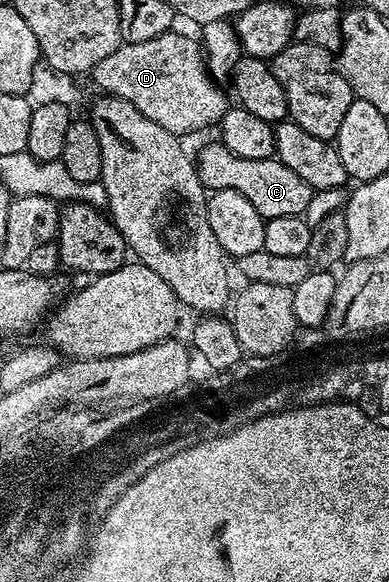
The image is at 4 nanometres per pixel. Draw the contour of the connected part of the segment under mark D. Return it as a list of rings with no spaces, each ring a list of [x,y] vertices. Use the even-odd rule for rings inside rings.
[[[178,31],[162,33],[157,39],[149,39],[145,43],[120,45],[117,51],[113,51],[113,55],[97,63],[97,67],[91,70],[89,77],[90,80],[95,80],[97,88],[103,89],[99,91],[112,97],[128,100],[141,111],[141,114],[145,115],[146,119],[151,119],[158,126],[176,135],[195,133],[198,129],[209,128],[210,125],[211,128],[218,126],[229,108],[226,95],[219,90],[222,88],[207,72],[207,62],[200,42]]]

